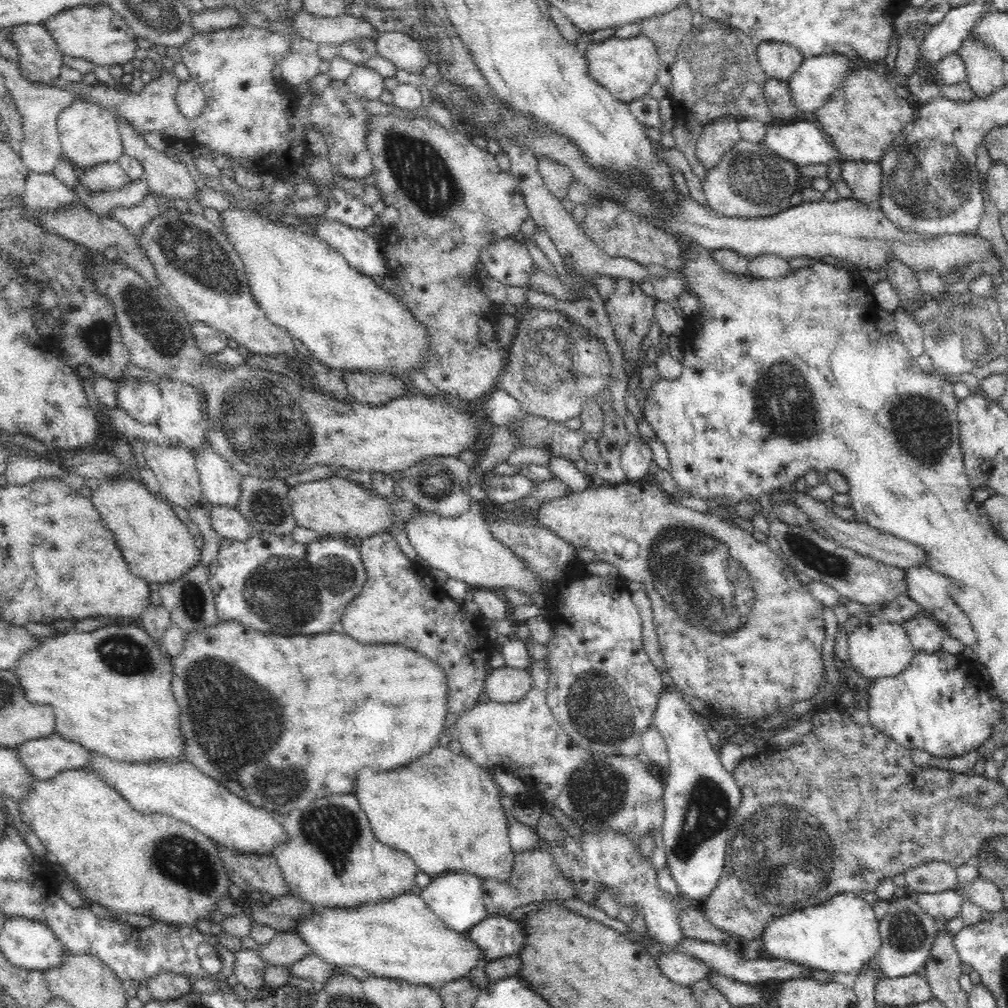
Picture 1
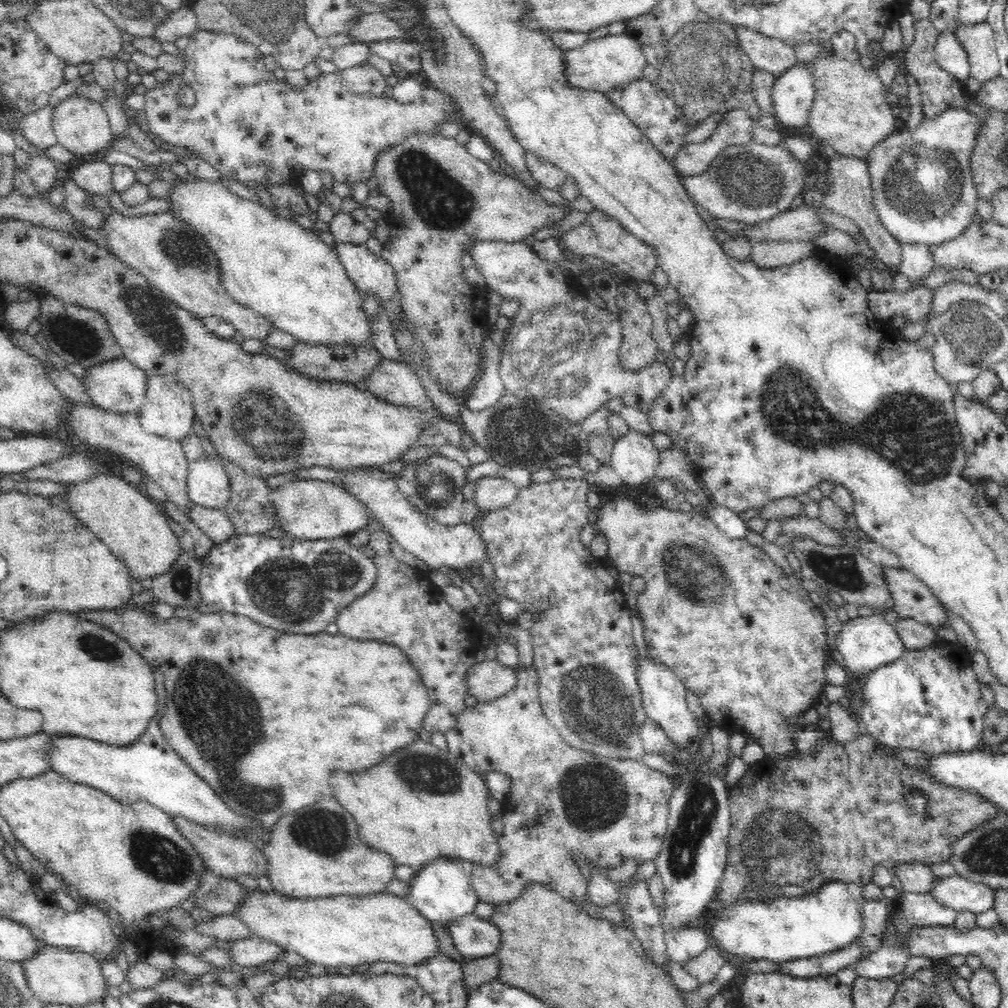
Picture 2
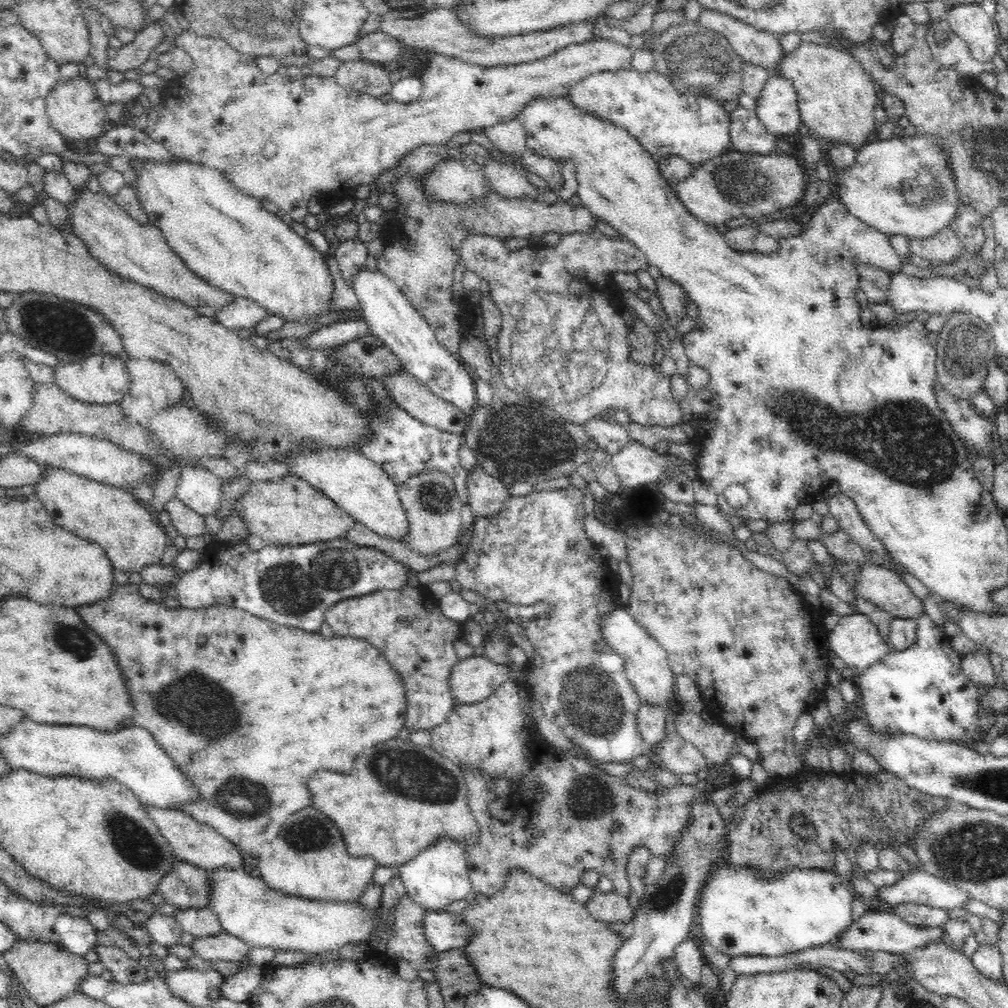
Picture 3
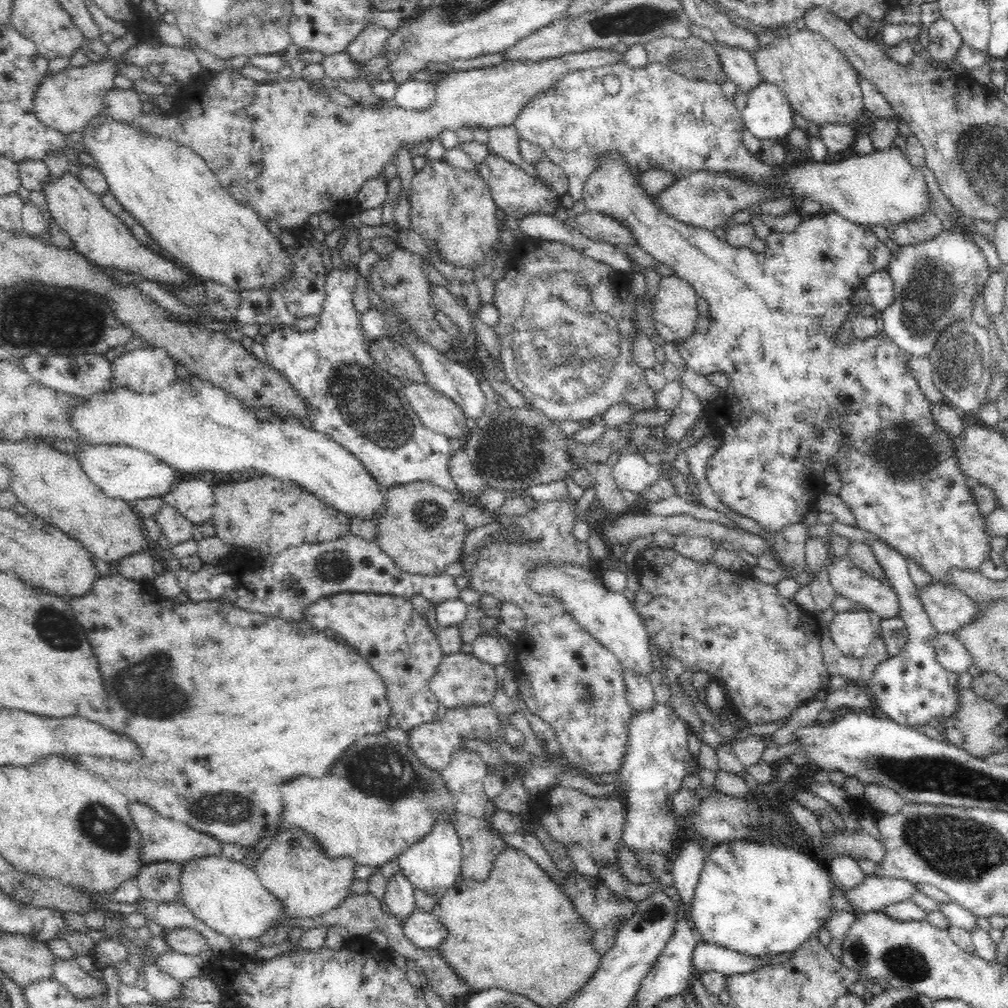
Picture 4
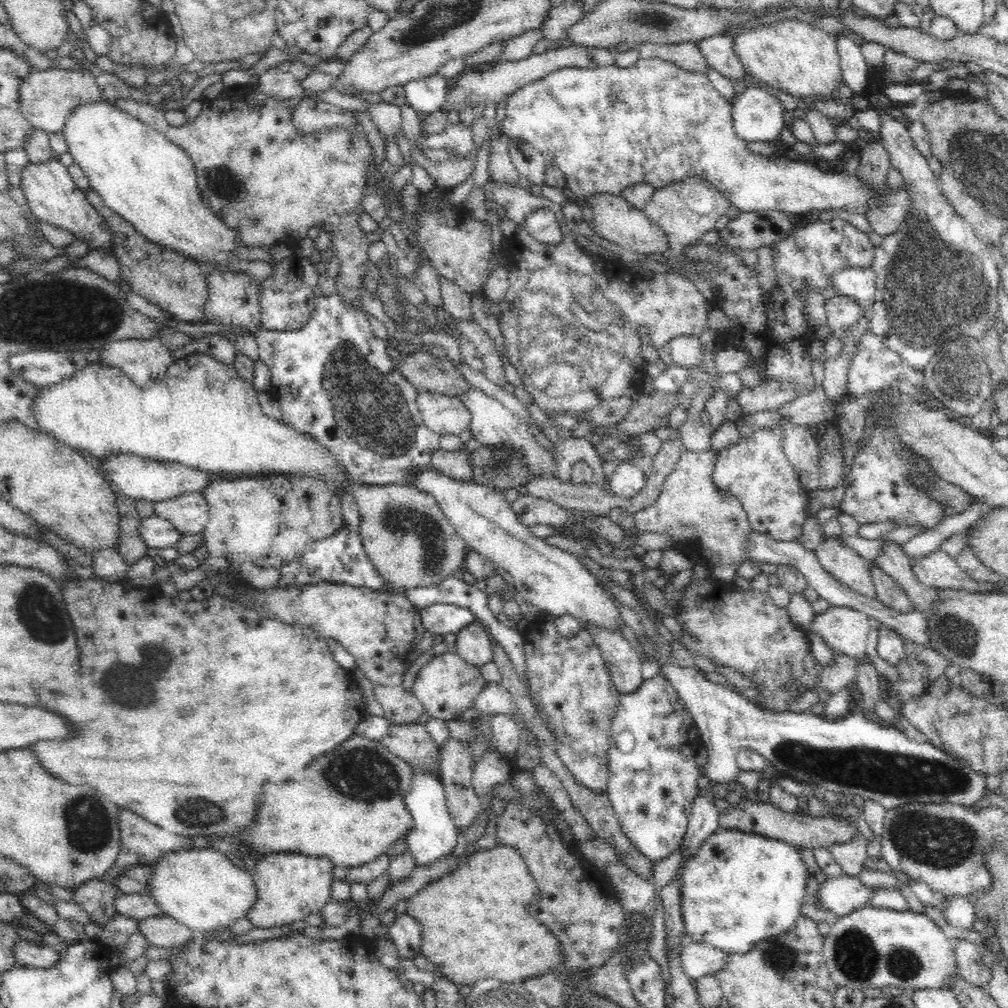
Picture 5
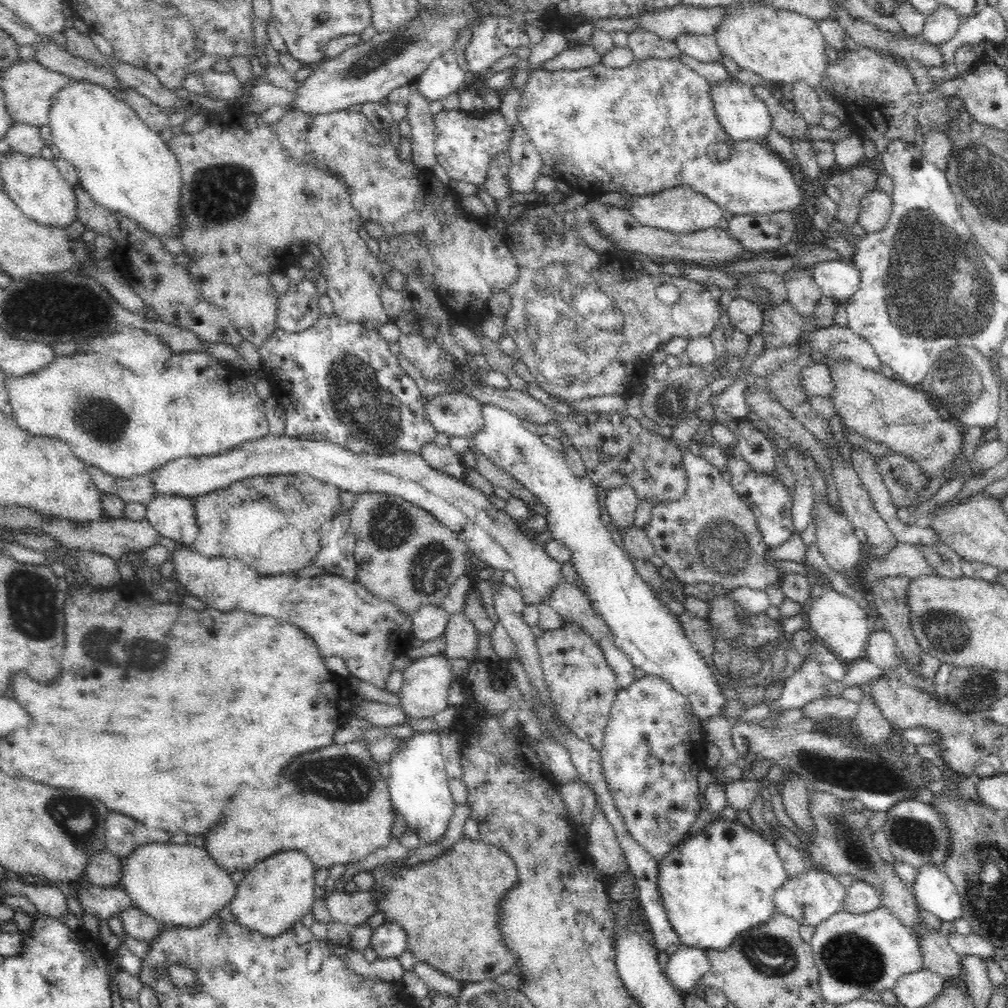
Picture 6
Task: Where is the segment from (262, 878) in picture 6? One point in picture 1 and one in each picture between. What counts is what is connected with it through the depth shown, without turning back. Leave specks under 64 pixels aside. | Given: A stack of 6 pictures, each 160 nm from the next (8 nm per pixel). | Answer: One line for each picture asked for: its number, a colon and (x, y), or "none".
1: (333, 859)
2: (315, 852)
3: (309, 858)
4: (294, 867)
5: (290, 886)

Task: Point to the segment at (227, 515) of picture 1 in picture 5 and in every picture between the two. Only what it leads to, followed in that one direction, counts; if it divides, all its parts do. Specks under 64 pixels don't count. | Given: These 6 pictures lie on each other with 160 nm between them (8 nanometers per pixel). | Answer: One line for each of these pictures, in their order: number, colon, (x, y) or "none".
2: (215, 523)
3: (190, 524)
4: (176, 529)
5: (157, 532)

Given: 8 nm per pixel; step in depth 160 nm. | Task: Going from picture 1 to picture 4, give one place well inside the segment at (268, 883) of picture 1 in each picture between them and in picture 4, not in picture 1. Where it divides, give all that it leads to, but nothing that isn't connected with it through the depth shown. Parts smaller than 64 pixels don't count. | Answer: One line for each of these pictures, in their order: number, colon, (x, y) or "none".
2: (228, 856)
3: (192, 841)
4: (164, 839)

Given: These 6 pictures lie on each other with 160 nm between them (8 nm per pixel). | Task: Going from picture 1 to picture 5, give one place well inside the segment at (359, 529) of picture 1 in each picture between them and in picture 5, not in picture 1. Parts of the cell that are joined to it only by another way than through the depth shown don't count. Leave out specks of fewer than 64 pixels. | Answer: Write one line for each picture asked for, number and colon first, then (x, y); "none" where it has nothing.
2: (310, 509)
3: (288, 510)
4: (268, 515)
5: (264, 520)

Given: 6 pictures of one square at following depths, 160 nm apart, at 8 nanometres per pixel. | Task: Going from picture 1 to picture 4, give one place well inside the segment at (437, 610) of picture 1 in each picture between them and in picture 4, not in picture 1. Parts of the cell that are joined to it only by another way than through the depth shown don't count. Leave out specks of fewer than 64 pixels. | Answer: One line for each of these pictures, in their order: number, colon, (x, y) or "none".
2: (399, 609)
3: (416, 637)
4: (386, 629)

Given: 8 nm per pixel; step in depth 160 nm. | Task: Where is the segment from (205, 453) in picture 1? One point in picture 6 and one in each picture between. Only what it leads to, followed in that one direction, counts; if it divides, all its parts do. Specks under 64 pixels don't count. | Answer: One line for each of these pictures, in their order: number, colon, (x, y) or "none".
2: (209, 486)
3: (199, 489)
4: (193, 497)
5: (188, 513)
6: (174, 517)

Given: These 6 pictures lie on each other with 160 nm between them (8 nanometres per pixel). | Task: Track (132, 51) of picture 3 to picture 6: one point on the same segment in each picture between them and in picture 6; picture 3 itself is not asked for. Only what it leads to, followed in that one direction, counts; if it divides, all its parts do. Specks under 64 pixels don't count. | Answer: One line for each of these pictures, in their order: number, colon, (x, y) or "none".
4: (66, 101)
5: (47, 98)
6: (29, 89)

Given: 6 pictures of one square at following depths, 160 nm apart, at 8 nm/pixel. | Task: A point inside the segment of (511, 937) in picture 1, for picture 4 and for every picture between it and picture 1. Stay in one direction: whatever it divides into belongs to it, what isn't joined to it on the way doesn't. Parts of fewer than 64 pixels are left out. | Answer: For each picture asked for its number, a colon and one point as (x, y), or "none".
2: (475, 938)
3: (444, 931)
4: (424, 930)

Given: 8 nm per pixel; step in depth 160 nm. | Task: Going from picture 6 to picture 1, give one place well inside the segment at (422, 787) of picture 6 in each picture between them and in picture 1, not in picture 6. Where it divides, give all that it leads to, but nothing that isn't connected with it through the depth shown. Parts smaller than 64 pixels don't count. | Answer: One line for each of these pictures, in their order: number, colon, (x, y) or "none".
1: (457, 898)
2: (442, 891)
3: (439, 875)
4: (434, 862)
5: (435, 834)

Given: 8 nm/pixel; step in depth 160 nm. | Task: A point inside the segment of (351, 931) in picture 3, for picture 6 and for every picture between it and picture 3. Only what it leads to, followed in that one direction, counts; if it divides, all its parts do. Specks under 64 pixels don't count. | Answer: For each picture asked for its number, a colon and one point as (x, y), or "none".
4: (229, 897)
5: (201, 888)
6: (176, 884)

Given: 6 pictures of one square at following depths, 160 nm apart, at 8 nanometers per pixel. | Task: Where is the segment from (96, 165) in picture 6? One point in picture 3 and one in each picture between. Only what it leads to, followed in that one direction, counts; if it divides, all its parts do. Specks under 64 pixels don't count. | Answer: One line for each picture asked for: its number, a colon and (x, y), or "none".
3: (228, 238)
4: (166, 187)
5: (150, 182)

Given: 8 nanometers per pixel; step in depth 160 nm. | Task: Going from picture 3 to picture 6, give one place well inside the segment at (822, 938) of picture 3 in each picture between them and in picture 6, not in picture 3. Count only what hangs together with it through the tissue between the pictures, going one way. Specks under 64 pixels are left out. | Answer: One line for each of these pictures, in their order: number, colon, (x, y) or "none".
4: (759, 900)
5: (739, 889)
6: (716, 885)

